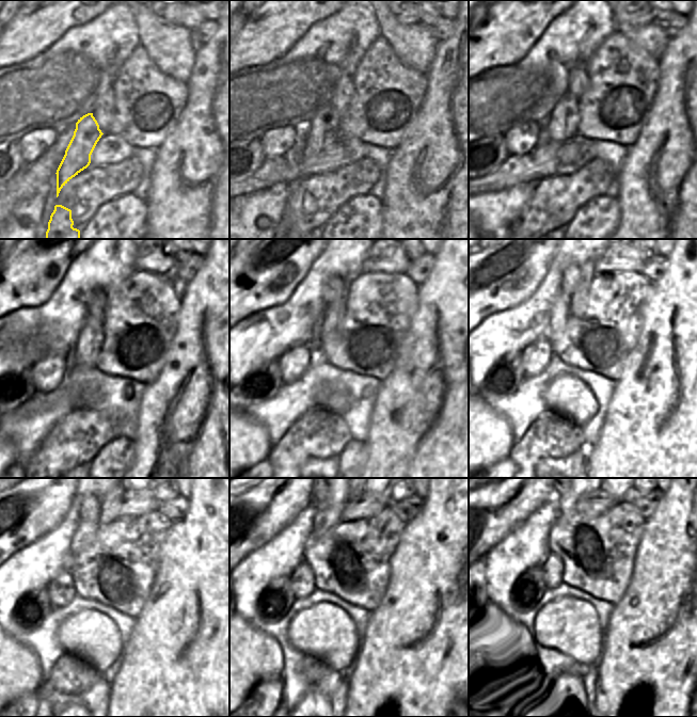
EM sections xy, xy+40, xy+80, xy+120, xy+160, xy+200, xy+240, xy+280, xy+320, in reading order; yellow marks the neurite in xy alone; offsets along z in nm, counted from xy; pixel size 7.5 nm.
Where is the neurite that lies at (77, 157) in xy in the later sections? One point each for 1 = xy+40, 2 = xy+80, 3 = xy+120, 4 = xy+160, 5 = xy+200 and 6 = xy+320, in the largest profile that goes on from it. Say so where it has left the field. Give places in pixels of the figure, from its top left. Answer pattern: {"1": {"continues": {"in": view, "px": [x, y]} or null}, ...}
{"1": {"continues": {"in": "xy+40", "px": [325, 127]}}, "2": {"continues": {"in": "xy+80", "px": [563, 122]}}, "3": {"continues": {"in": "xy+120", "px": [86, 349]}}, "4": {"continues": {"in": "xy+160", "px": [333, 313]}}, "5": {"continues": {"in": "xy+200", "px": [560, 309]}}, "6": {"continues": {"in": "xy+320", "px": [567, 506]}}}

